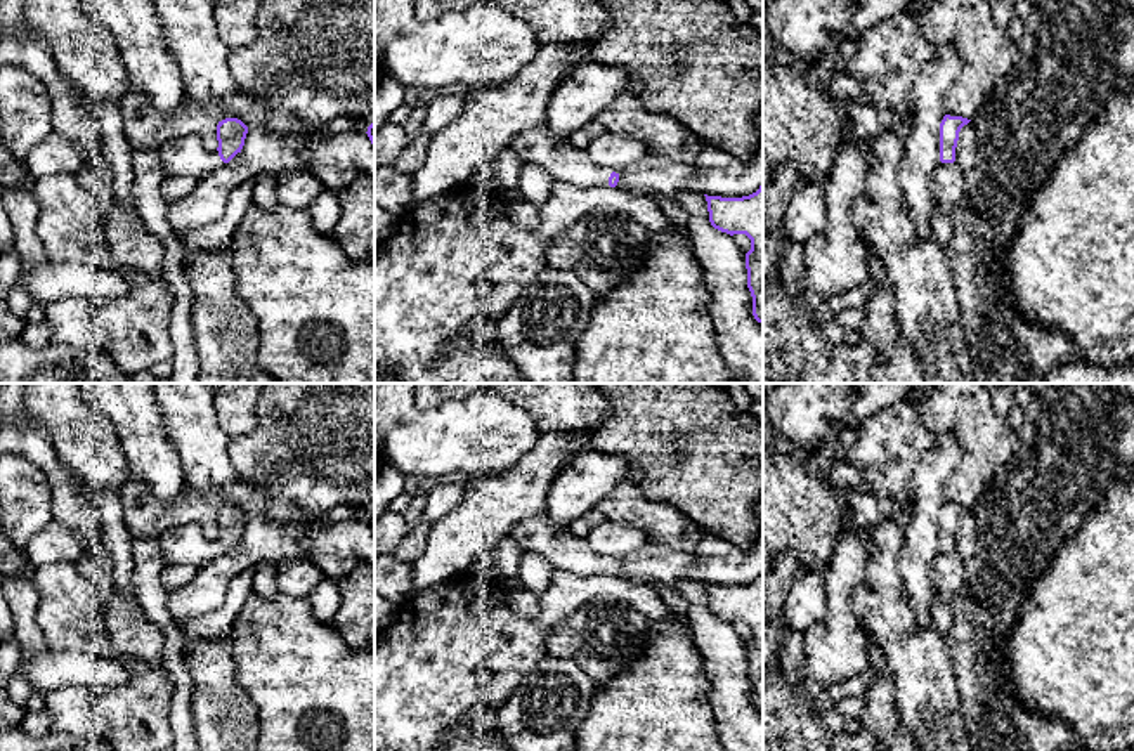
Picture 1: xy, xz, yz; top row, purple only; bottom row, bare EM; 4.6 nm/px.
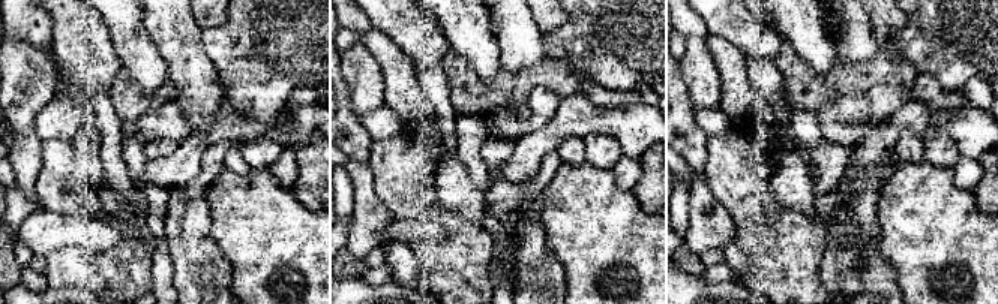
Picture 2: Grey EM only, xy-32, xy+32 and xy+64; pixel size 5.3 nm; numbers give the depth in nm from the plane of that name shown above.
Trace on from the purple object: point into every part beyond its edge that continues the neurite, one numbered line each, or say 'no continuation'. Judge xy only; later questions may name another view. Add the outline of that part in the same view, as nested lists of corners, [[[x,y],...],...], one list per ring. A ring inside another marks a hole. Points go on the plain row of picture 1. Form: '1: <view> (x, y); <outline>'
1: xy (191, 543); [[[191,522],[166,531],[158,538],[165,565],[191,564],[203,567],[224,550],[208,527]]]

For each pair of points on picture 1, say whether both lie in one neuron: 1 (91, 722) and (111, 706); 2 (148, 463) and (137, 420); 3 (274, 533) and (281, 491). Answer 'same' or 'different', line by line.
1: different
2: same
3: different

